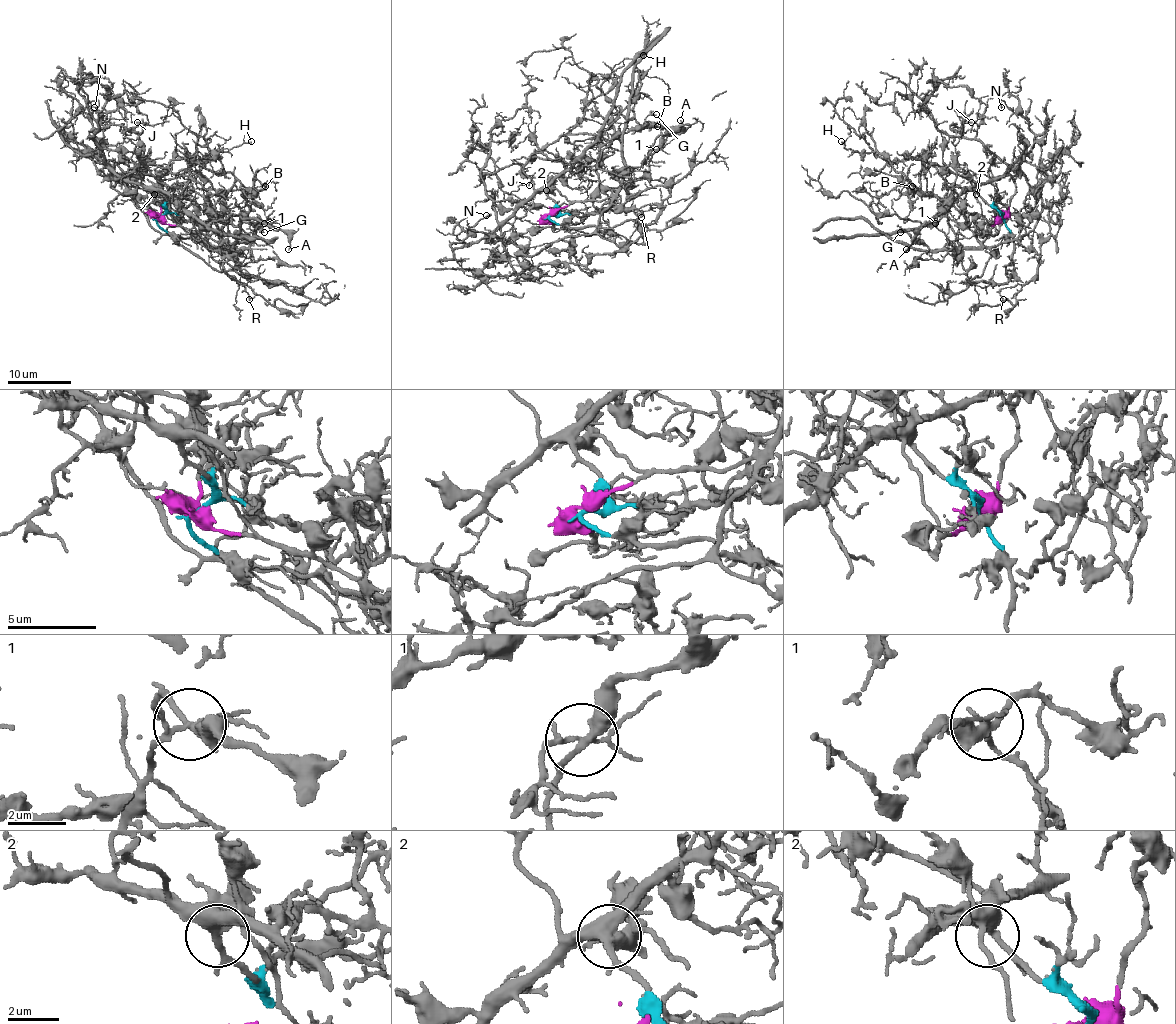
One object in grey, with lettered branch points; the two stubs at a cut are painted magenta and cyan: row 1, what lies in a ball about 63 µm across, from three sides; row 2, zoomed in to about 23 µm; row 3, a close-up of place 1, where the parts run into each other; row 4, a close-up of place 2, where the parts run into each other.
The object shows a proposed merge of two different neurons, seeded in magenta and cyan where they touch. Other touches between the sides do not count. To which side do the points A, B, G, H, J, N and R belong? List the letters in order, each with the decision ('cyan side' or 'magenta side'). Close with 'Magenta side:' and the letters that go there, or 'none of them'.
A: magenta side
B: magenta side
G: cyan side
H: magenta side
J: cyan side
N: cyan side
R: cyan side
Magenta side: A, B, H

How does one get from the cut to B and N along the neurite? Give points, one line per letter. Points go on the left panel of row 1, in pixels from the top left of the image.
B: (160, 218), (218, 242), (216, 223), (207, 213), (208, 197), (223, 195), (239, 181), (251, 189), (266, 186)
N: (159, 218), (165, 207), (151, 192), (114, 175), (95, 155), (76, 152), (60, 135), (96, 100), (95, 108)

